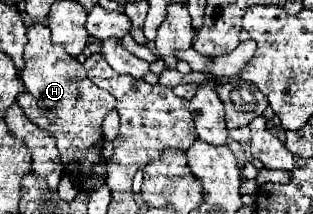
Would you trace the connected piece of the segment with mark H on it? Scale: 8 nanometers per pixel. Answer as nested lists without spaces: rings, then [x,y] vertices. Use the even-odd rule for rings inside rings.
[[[31,24],[27,28],[29,42],[25,46],[25,68],[21,80],[25,92],[17,98],[17,104],[25,116],[39,128],[45,128],[55,140],[65,174],[79,182],[79,190],[87,196],[105,184],[105,176],[93,176],[93,168],[101,164],[103,144],[103,120],[115,108],[115,98],[97,88],[83,64],[69,56],[61,46],[51,44],[49,28],[43,24]],[[85,182],[93,182],[93,188],[85,188]]]

